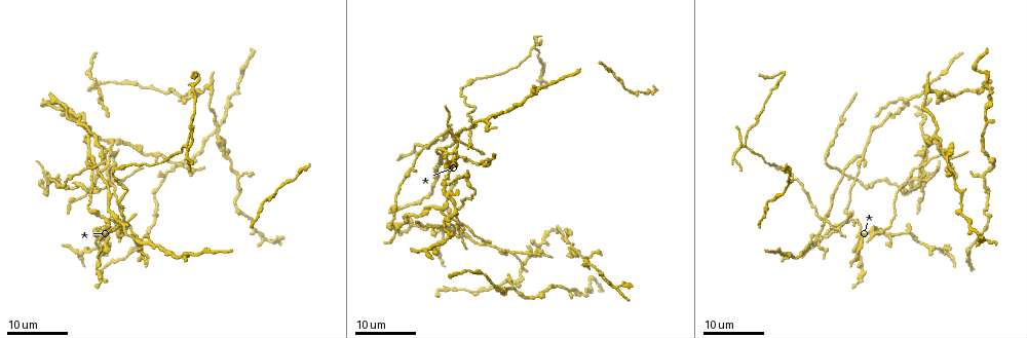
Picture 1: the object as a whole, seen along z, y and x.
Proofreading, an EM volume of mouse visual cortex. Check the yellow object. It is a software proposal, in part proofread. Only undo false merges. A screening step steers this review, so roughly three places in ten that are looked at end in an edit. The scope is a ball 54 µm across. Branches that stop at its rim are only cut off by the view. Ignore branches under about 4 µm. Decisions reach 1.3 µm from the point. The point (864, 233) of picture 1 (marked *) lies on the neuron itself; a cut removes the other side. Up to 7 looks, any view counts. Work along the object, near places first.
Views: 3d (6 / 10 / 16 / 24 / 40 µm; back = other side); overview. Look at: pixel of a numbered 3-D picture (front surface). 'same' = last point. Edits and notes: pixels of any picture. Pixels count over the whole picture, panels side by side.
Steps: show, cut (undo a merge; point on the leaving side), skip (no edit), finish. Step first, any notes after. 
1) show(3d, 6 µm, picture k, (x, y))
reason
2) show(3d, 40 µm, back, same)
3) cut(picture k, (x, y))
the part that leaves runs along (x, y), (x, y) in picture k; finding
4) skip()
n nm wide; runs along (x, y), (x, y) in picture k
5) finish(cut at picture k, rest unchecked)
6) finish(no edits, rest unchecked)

show(3d, 24 µm, picture 1, (859, 164))

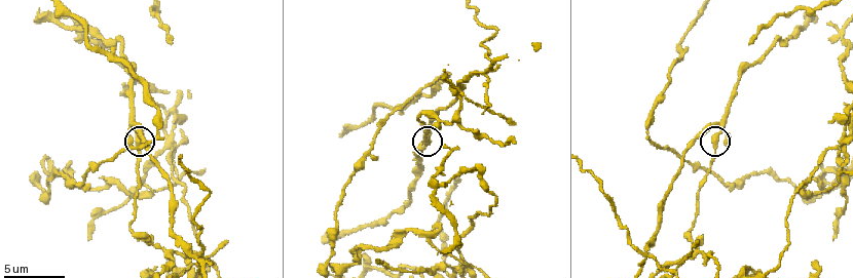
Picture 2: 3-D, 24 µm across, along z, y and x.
show(3d, 6 µm, picture 2, (428, 145))
closer look

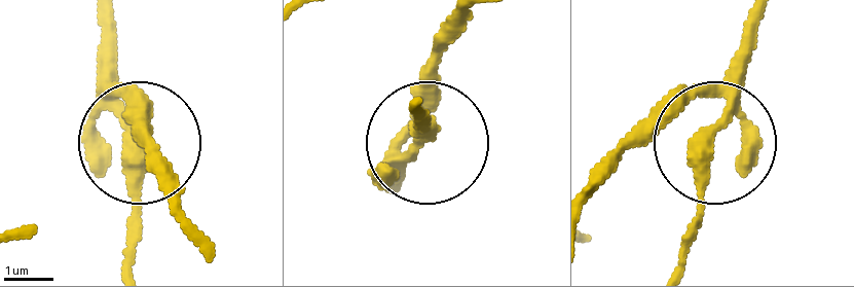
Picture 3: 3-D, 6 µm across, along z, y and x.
skip()
340 nm wide; one neuron here

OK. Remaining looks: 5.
show(3d, 10 µm, picture 2, (754, 271))
side arm on a straight run

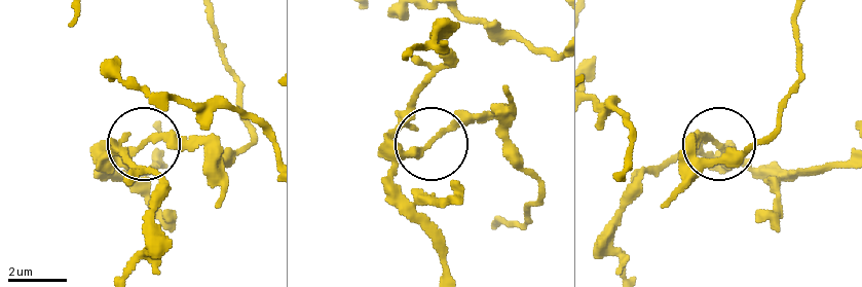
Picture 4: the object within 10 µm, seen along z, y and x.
skip()
3 arms; all the same neuron

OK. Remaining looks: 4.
show(3d, 10 µm, picture 2, (455, 116))
three-way junction

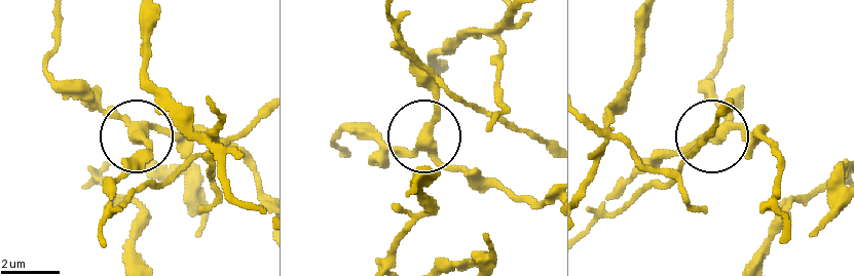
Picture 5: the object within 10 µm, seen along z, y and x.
show(3d, 6 µm, picture 5, (427, 133))

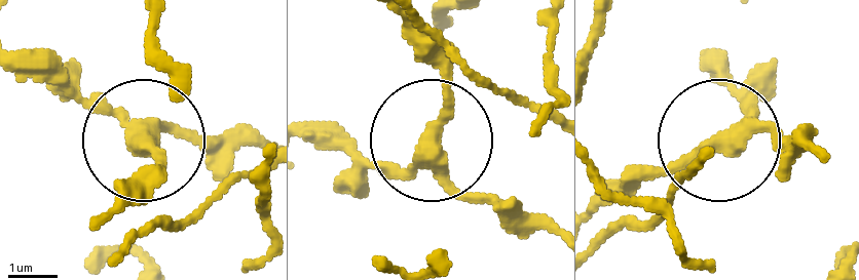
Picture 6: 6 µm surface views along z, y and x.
skip()
290 nm wide; continuous, no second neuron

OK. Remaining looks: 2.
show(3d, 6 µm, picture 2, (200, 257))
four-way junction

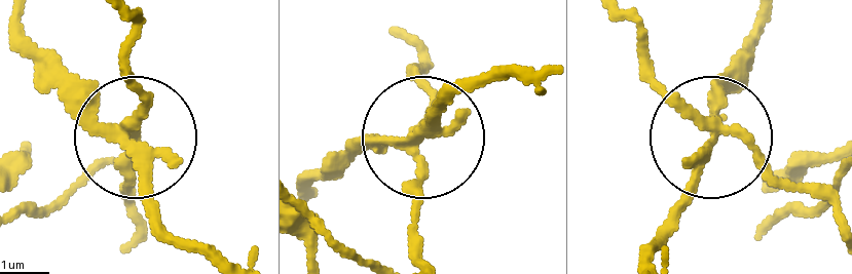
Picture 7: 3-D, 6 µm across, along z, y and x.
cut(picture 7, (127, 179))
side arm 49 µm; 4 arms; a second neuron is stuck on

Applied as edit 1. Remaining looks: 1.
finish(cut at picture 7, rest unchecked)

